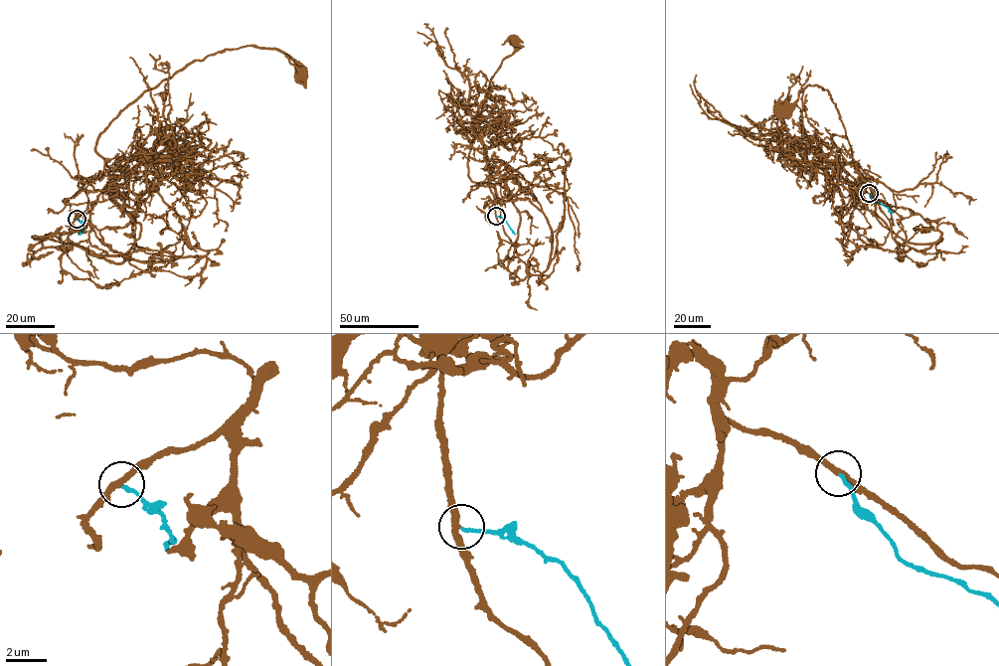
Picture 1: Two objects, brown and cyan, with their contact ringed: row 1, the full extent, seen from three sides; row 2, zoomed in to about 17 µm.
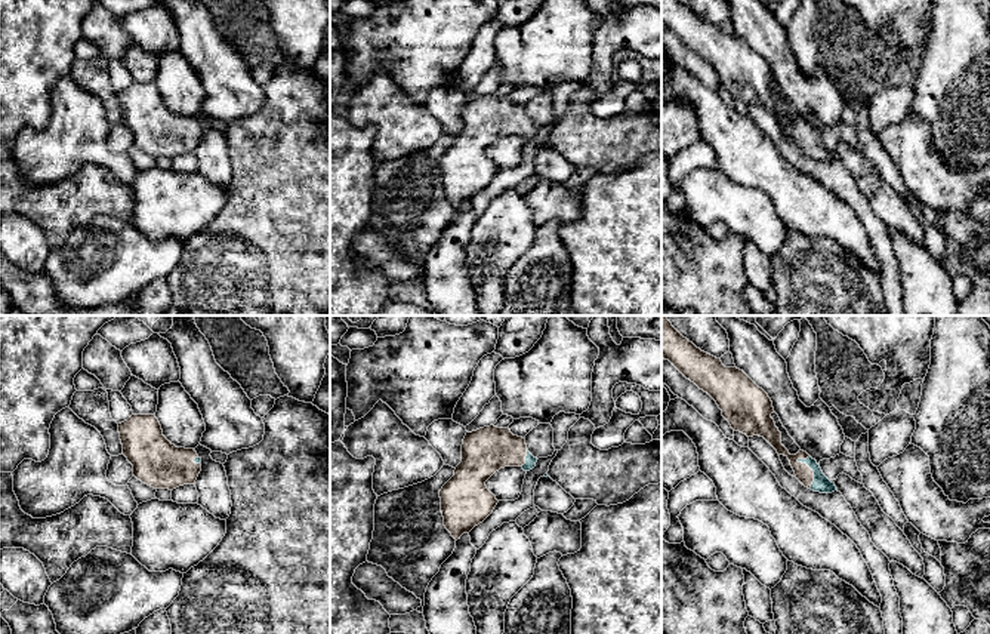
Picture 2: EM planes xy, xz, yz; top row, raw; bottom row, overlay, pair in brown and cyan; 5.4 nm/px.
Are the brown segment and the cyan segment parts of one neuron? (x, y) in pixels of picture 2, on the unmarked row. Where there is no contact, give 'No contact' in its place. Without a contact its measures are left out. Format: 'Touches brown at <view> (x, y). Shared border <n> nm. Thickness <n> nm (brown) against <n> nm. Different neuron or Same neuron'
Touches brown at yz (811, 138). Shared border 180 nm. Thickness 90 nm (brown) against 90 nm. Same neuron

